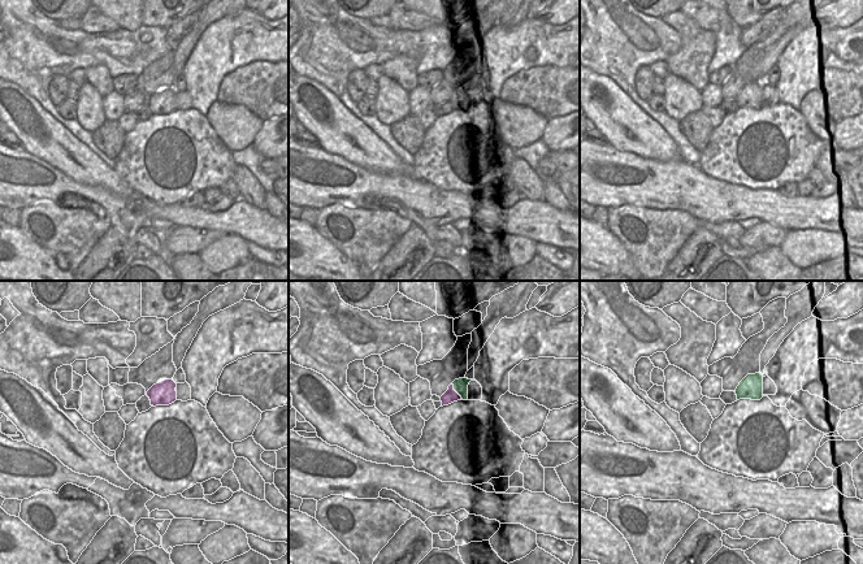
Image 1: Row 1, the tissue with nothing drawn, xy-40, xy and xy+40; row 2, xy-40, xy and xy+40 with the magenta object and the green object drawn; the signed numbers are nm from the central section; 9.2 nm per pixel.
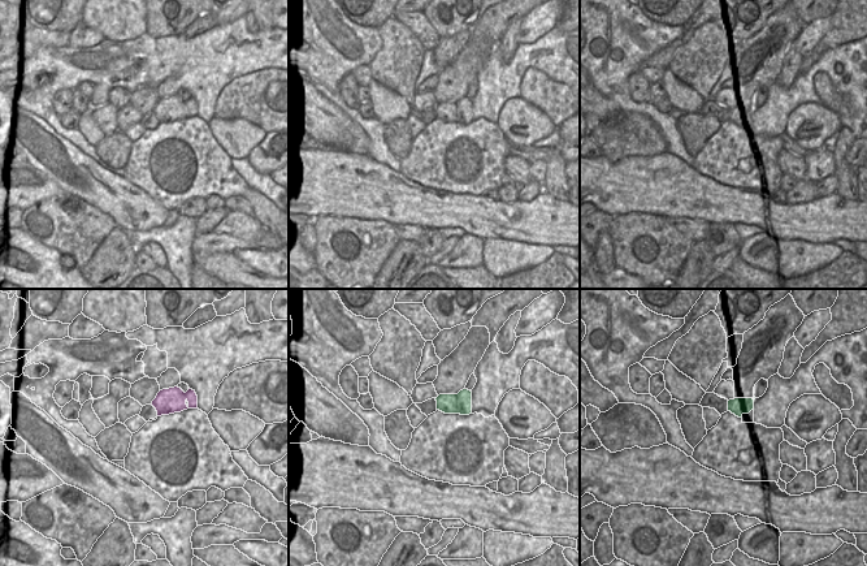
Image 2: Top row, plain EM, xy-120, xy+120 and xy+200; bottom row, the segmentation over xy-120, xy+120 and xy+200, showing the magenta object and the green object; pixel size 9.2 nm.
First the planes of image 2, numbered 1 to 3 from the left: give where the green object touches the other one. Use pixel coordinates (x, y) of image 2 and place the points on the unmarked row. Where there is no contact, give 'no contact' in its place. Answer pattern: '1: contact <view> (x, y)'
1: no contact
2: no contact
3: no contact

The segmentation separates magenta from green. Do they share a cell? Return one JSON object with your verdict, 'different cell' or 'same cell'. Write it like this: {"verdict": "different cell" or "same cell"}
{"verdict": "same cell"}

